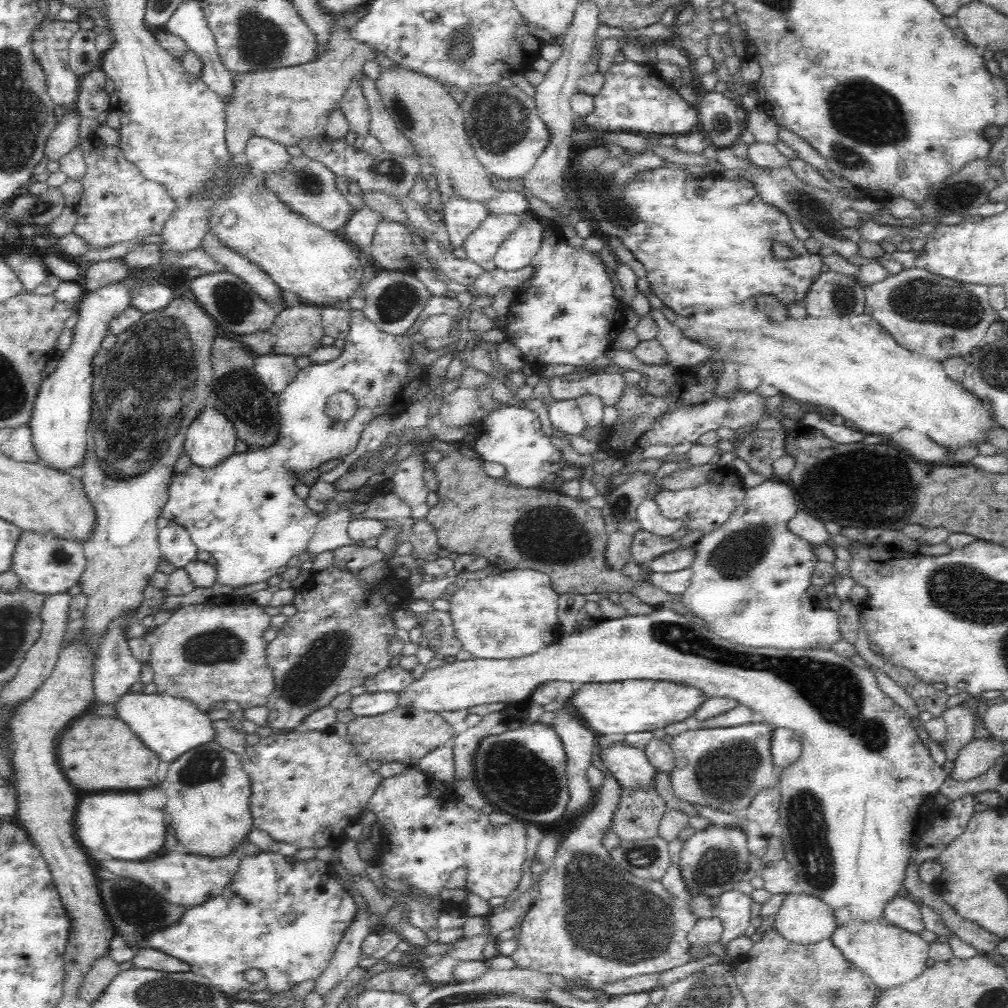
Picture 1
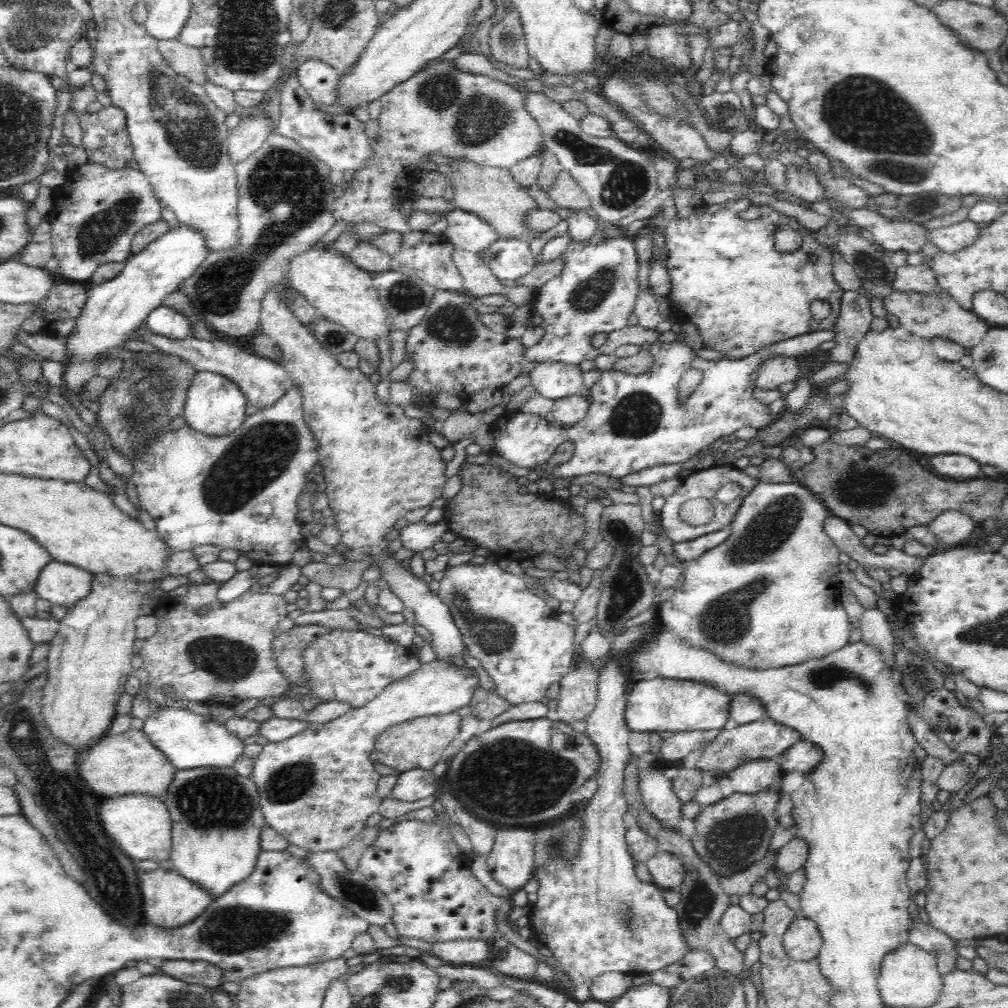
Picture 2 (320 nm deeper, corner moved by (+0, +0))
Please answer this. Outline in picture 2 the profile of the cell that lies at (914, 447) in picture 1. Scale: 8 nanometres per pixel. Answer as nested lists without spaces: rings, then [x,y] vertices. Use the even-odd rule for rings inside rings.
[[[936,455],[932,460],[932,471],[943,478],[953,480],[972,480],[985,477],[981,464],[966,455]]]

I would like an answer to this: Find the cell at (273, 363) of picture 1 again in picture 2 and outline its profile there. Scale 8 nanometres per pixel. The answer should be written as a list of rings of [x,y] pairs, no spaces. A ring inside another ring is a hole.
[[[150,332],[149,337],[146,337],[145,340],[147,340],[148,344],[159,348],[162,353],[186,361],[196,372],[216,372],[231,379],[242,390],[248,404],[256,406],[258,411],[271,407],[293,387],[286,369],[278,365],[276,361],[265,359],[252,353],[246,353],[235,345],[218,338],[210,340],[206,337],[200,339],[194,336],[190,339],[178,341]]]

